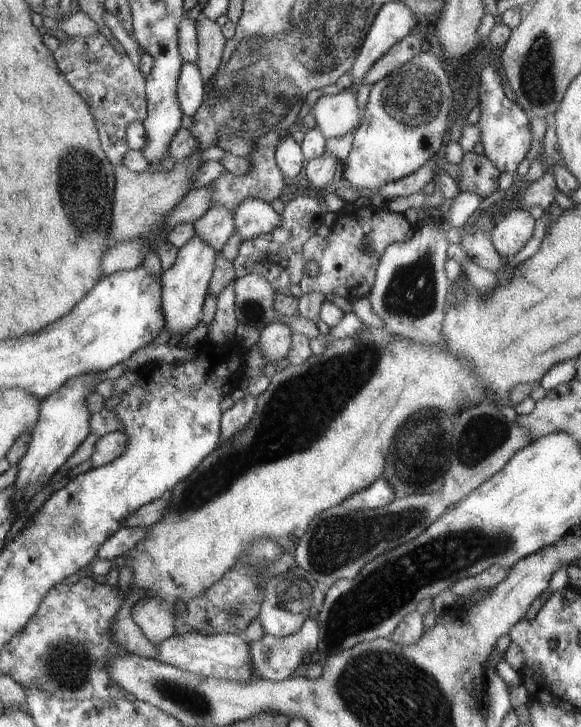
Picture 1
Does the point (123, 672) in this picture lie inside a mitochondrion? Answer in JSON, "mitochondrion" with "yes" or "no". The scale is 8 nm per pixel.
{"mitochondrion":"no"}

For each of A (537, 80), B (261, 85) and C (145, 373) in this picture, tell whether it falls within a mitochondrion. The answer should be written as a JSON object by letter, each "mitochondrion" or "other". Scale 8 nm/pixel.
{"A":"mitochondrion","B":"mitochondrion","C":"other"}

